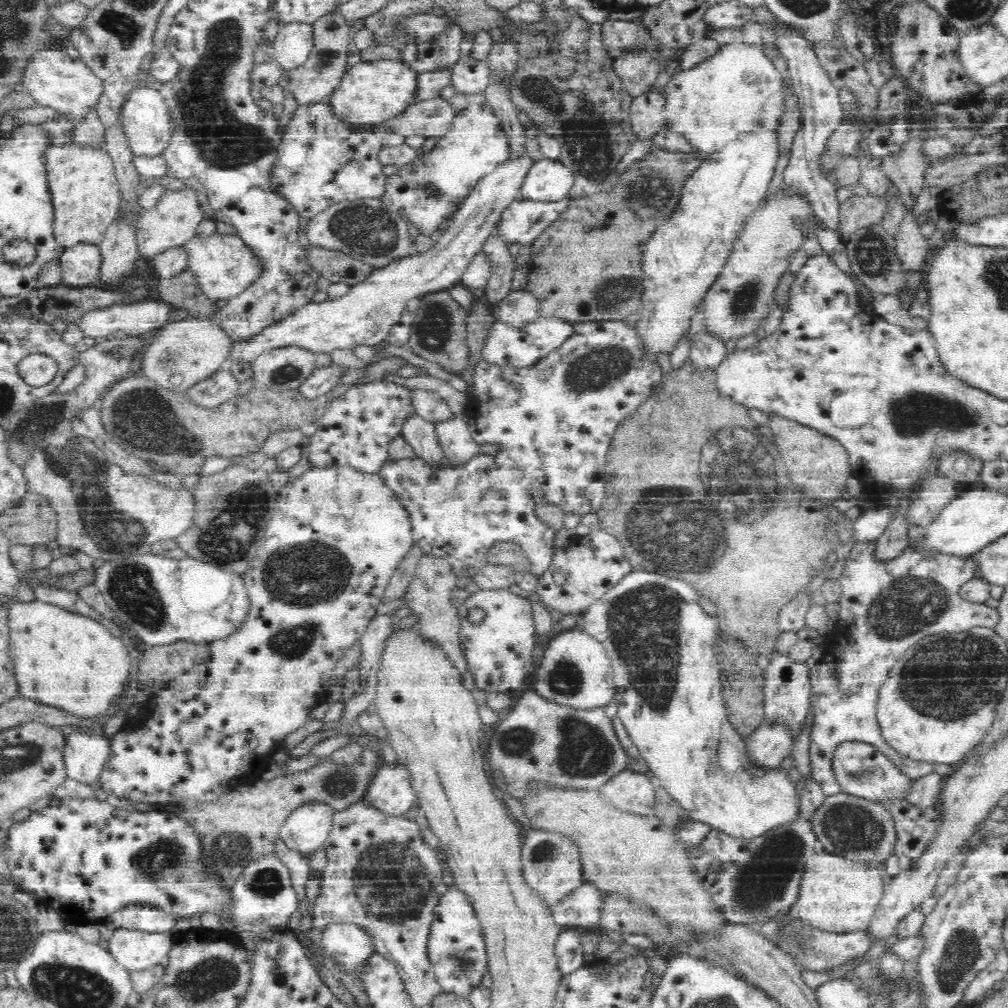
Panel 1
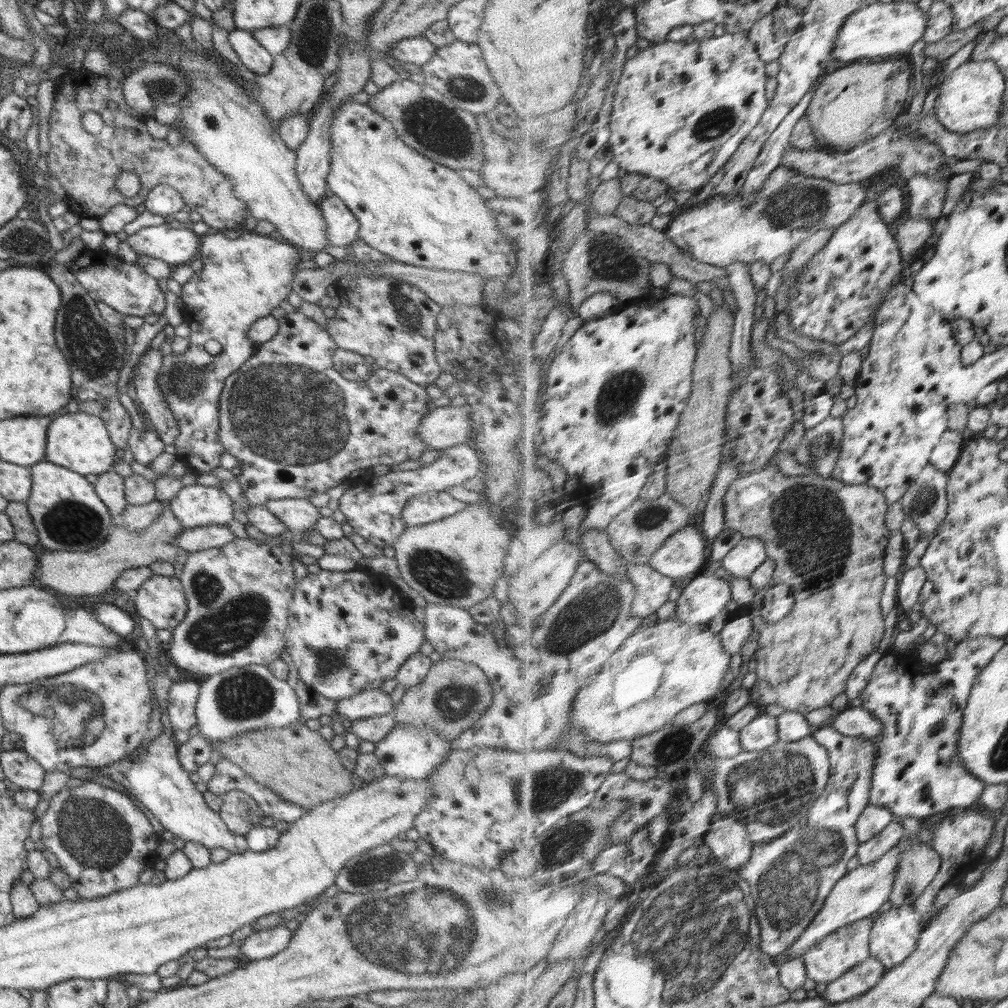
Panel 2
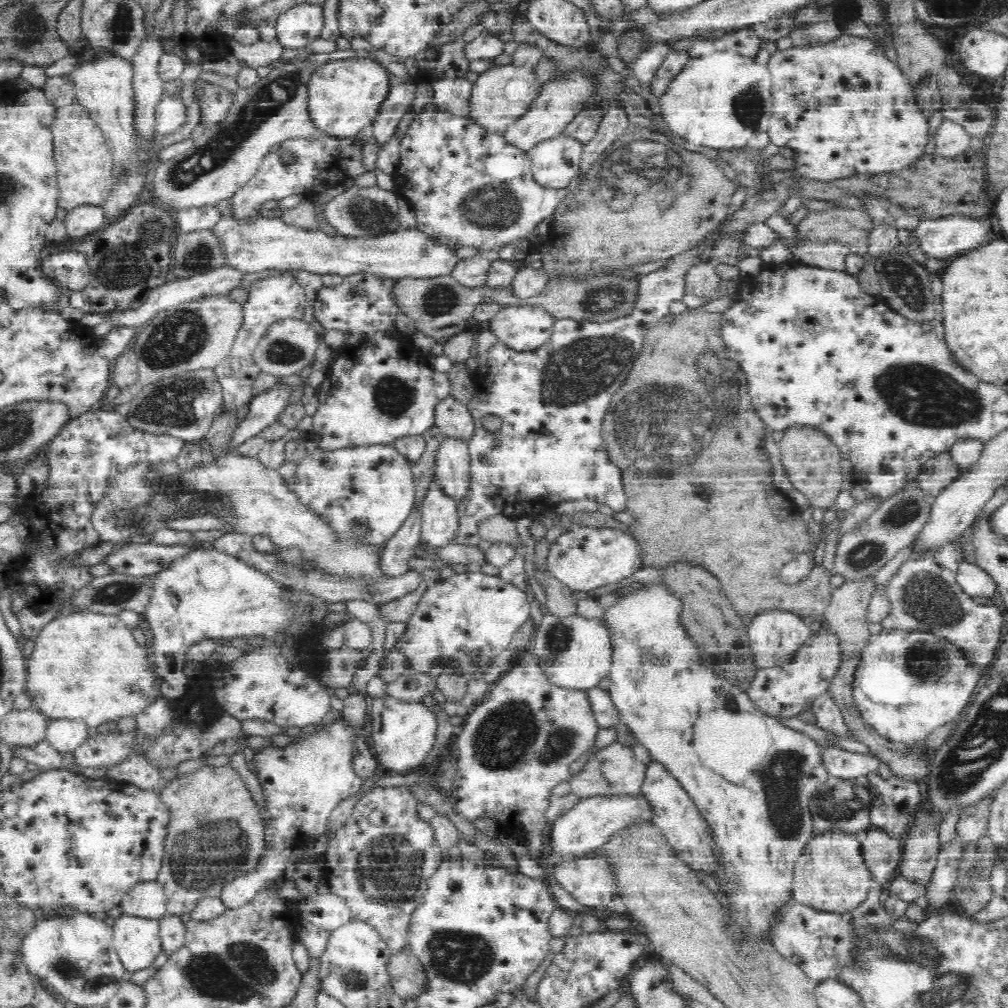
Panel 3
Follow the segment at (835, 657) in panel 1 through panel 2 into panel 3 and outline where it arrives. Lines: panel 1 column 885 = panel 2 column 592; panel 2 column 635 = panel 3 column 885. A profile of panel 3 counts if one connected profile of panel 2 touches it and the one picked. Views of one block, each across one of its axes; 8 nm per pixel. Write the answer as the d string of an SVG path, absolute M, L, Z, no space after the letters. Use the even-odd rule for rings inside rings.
M960 537L951 541L944 541L935 547L915 547L910 558L902 564L898 572L895 572L884 584L884 597L888 601L890 612L882 620L881 633L890 635L892 632L924 632L942 637L964 651L969 652L969 658L977 662L979 666L992 665L997 649L1002 643L1002 626L1004 626L1003 612L991 603L985 606L976 604L976 600L963 592L958 586L957 576L960 566L966 562L964 544Z

